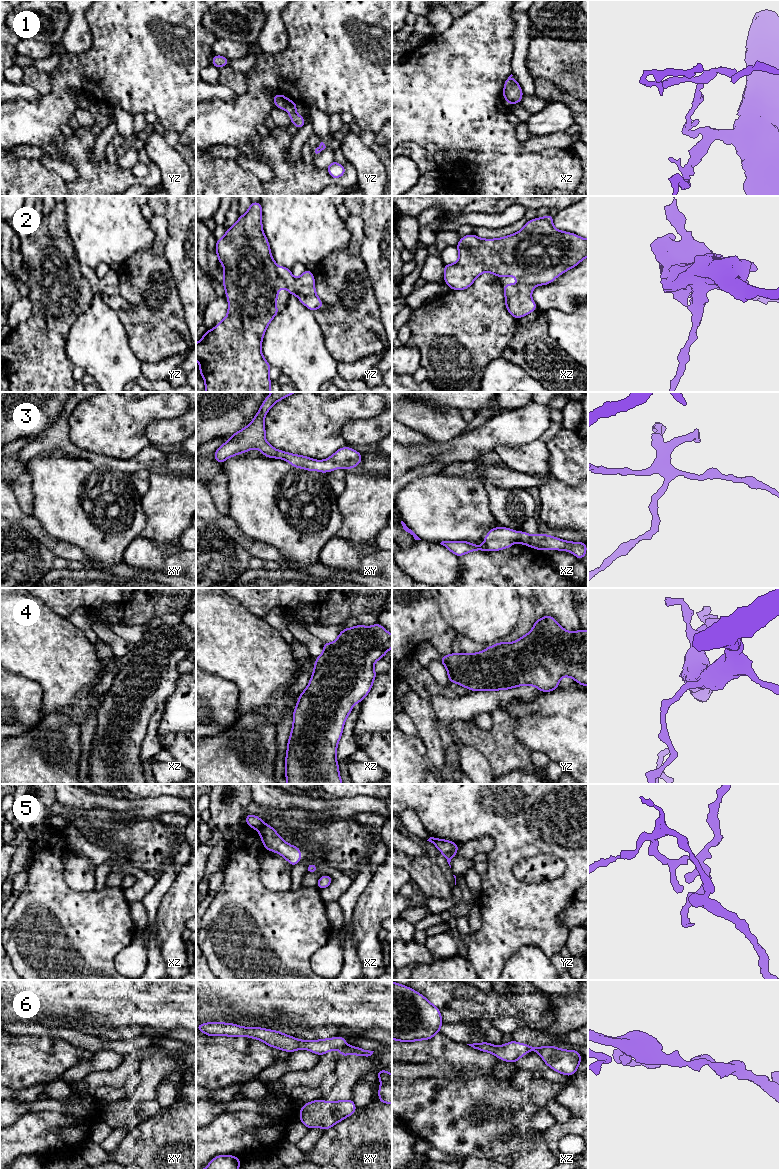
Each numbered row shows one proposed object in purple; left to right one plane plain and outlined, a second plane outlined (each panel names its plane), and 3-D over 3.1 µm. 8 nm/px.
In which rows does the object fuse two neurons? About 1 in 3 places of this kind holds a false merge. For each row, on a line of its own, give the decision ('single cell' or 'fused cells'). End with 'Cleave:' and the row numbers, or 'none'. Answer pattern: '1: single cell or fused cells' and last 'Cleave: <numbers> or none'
1: single cell
2: single cell
3: single cell
4: fused cells
5: fused cells
6: fused cells
Cleave: 4, 5, 6

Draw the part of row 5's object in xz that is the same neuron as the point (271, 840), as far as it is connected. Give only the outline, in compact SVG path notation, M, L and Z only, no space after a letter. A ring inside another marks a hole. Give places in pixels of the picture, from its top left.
M265 825L258 832L266 850L280 854L292 867L300 862L301 849L285 842L272 826Z

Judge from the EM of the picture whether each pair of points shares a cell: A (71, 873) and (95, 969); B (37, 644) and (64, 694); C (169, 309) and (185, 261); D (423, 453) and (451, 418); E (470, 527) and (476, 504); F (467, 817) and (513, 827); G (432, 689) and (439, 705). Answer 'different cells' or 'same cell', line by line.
A: different cells
B: same cell
C: different cells
D: different cells
E: same cell
F: same cell
G: different cells

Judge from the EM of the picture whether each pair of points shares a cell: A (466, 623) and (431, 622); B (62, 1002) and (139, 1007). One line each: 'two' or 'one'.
A: two
B: one

